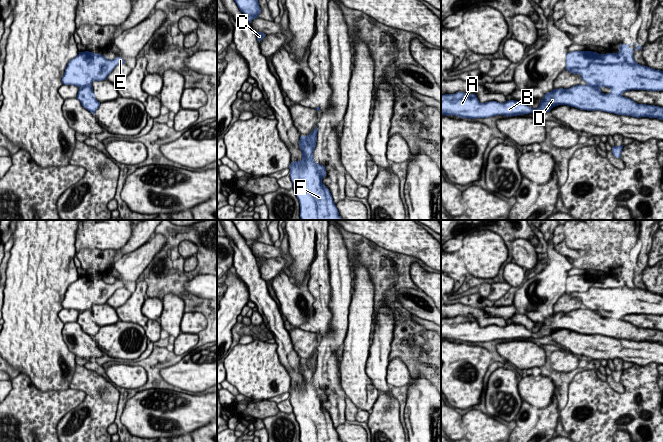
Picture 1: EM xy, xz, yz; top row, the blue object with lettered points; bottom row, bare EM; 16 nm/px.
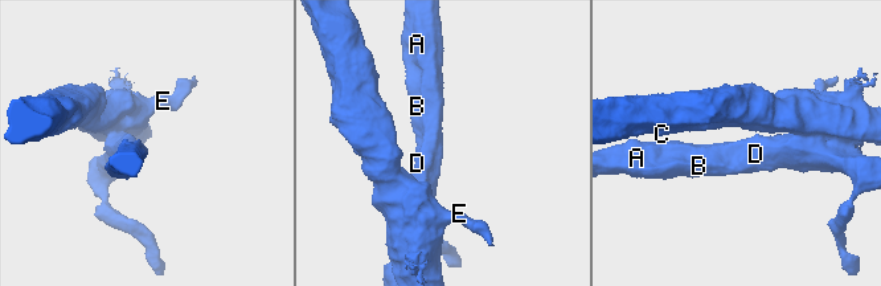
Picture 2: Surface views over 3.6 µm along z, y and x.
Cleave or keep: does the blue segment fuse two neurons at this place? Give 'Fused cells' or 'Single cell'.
Fused cells

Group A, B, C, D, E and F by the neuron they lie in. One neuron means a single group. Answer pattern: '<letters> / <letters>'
A B D / C E F

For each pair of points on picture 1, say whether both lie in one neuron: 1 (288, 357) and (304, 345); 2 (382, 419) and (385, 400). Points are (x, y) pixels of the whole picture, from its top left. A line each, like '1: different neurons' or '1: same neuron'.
1: different neurons
2: same neuron

